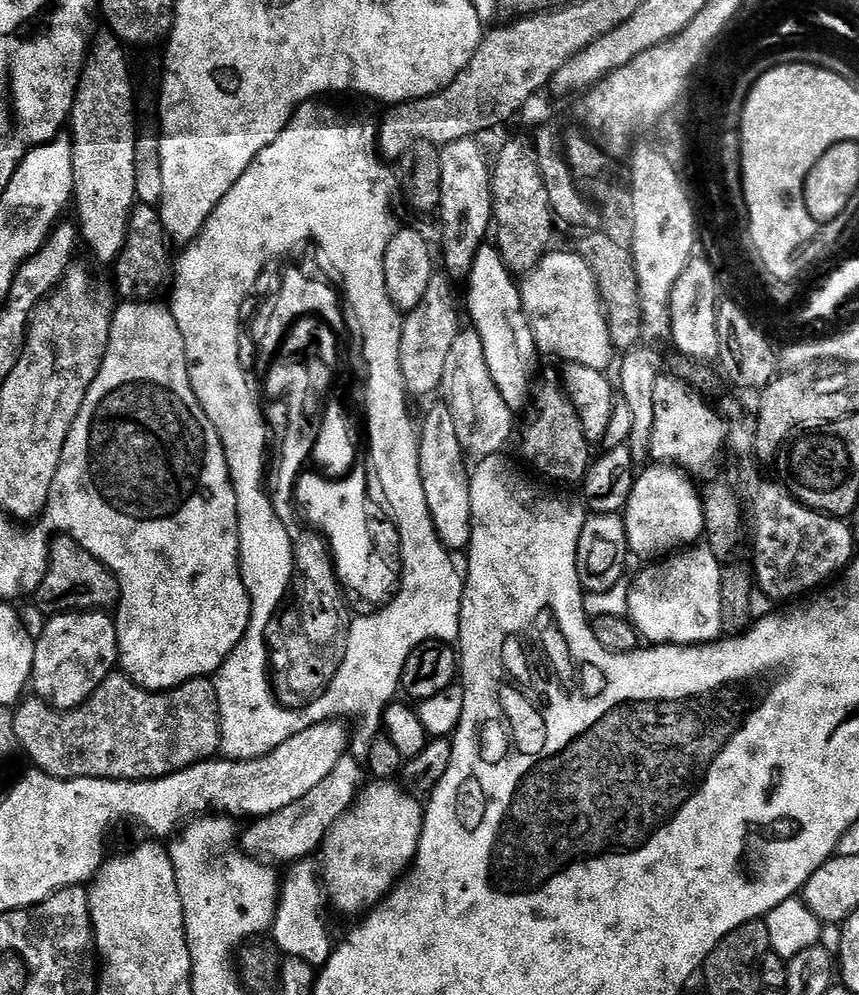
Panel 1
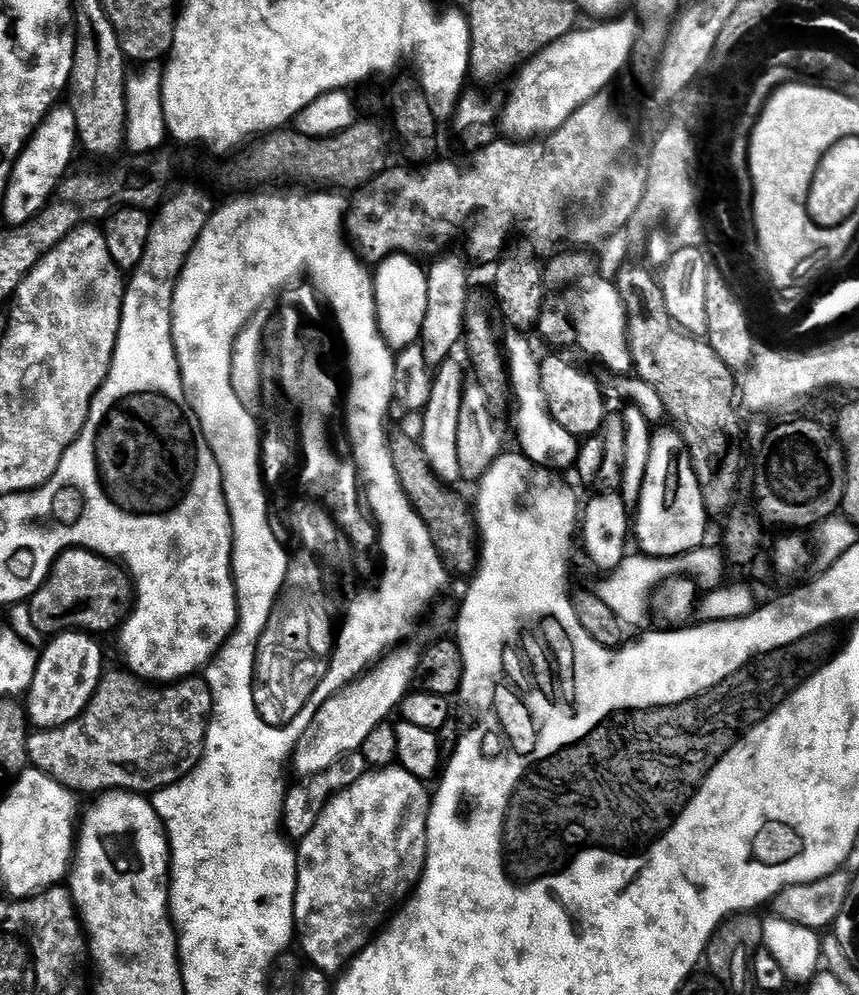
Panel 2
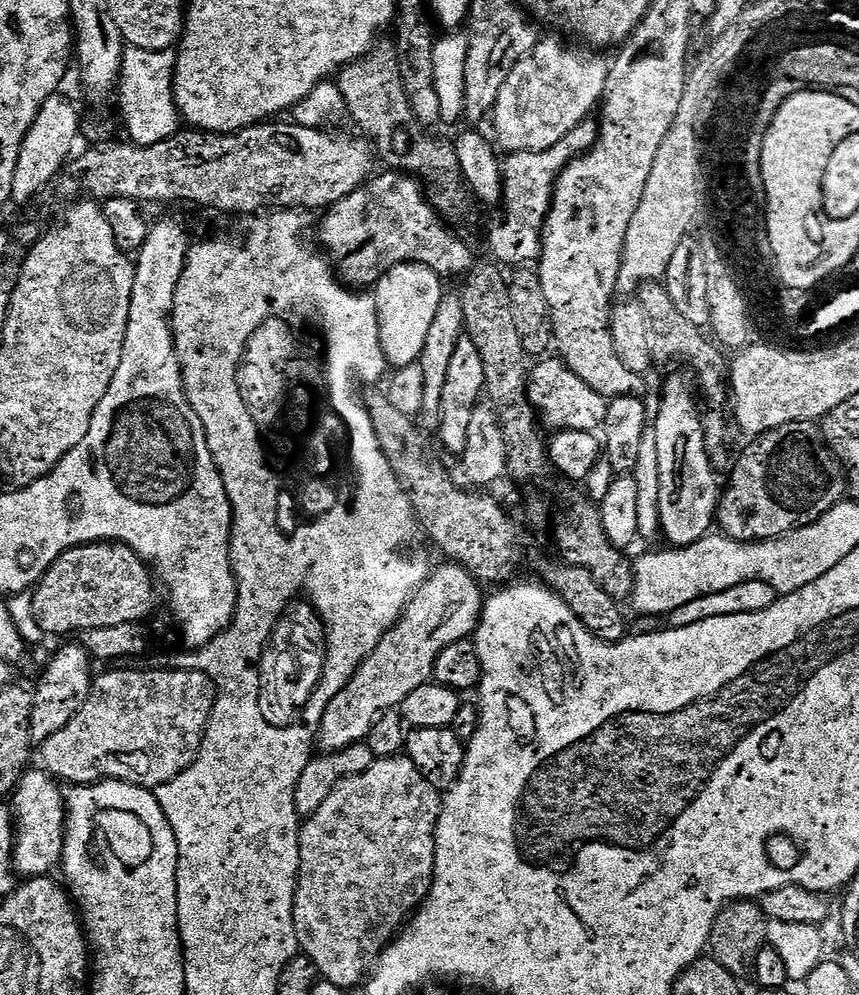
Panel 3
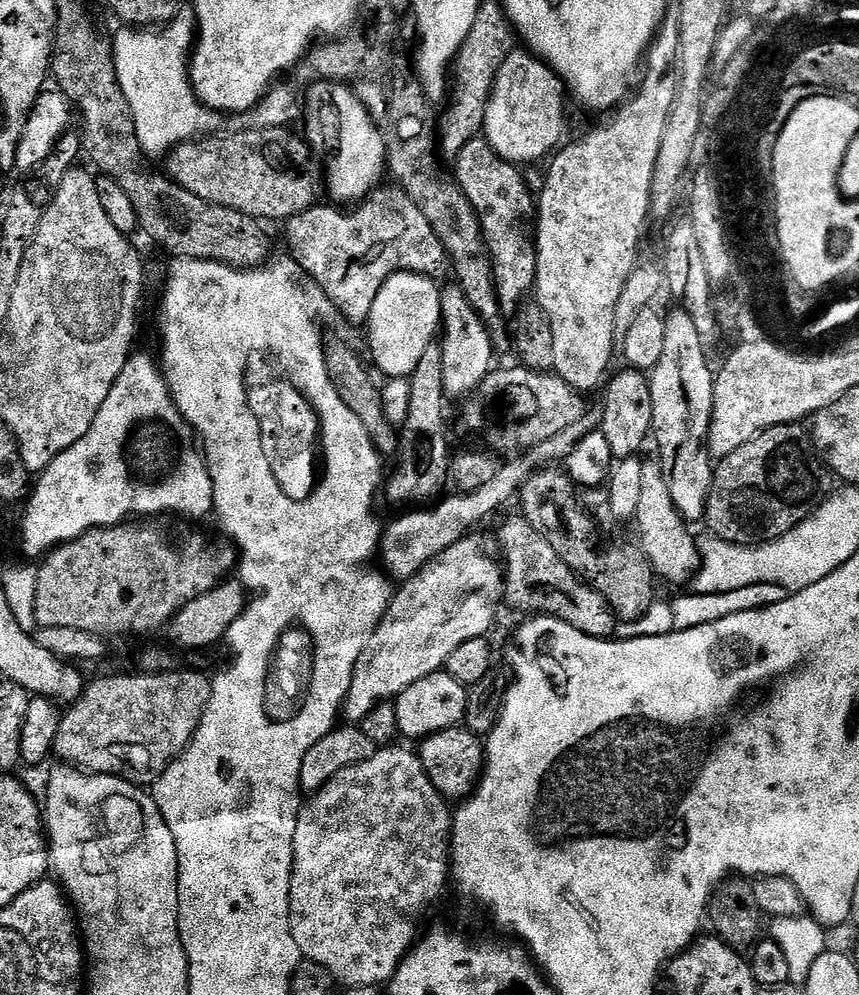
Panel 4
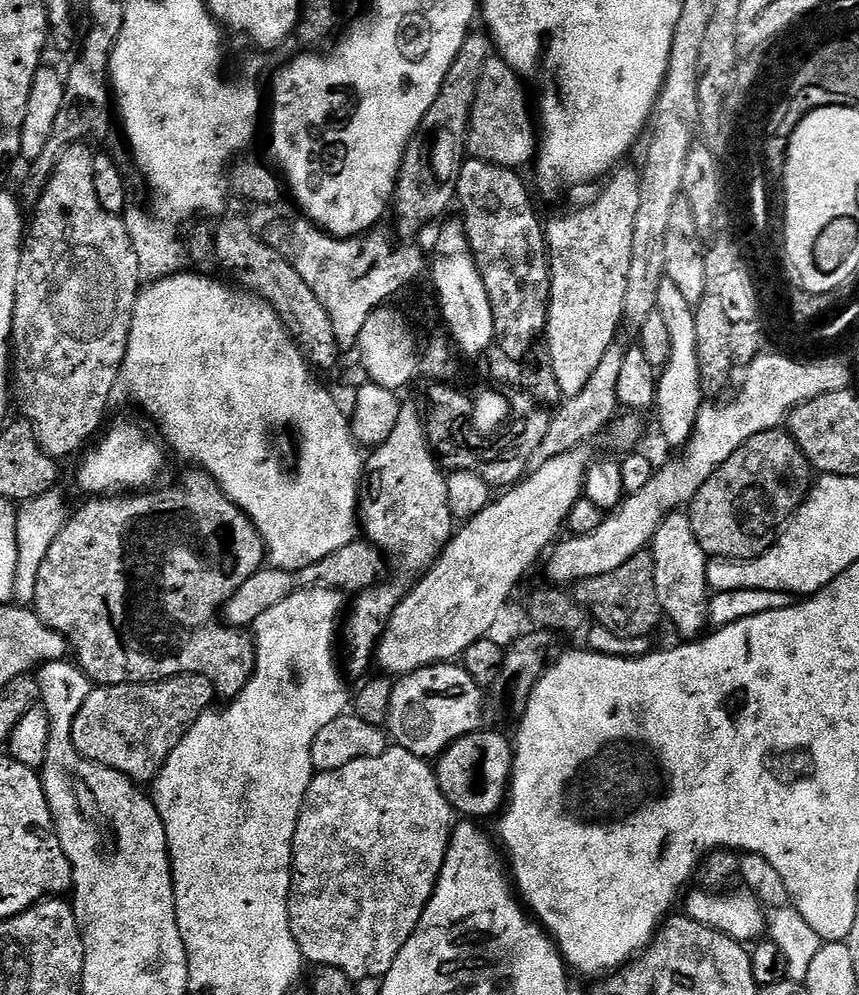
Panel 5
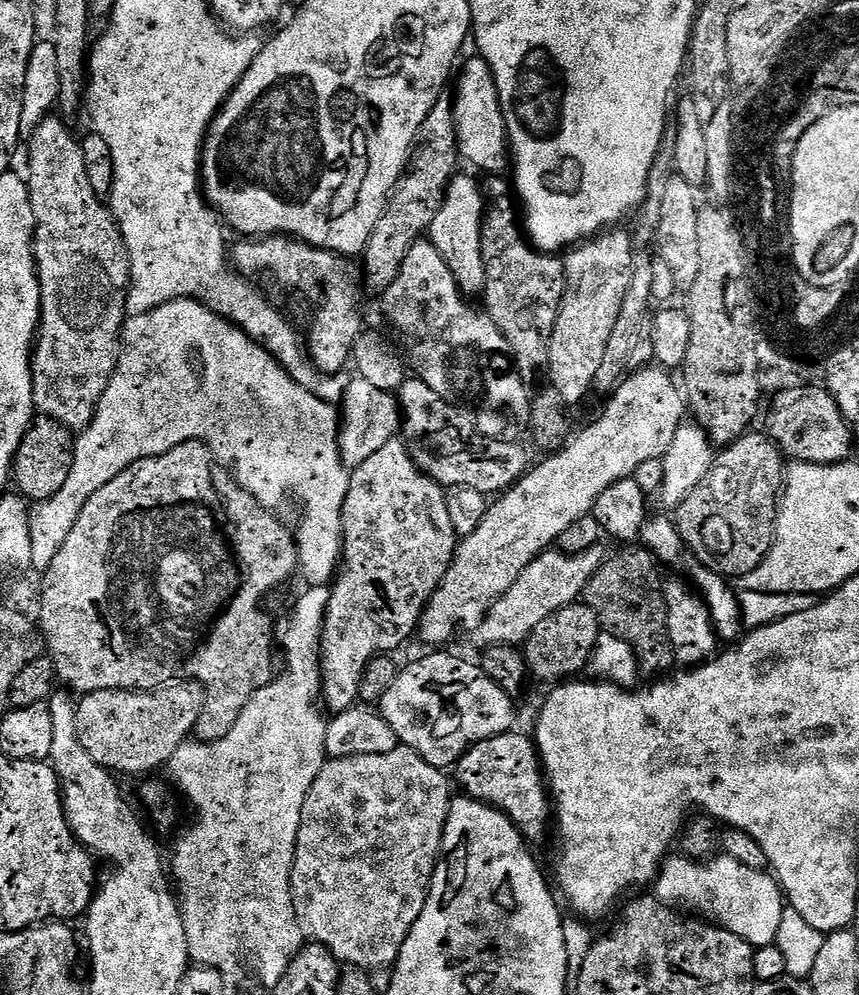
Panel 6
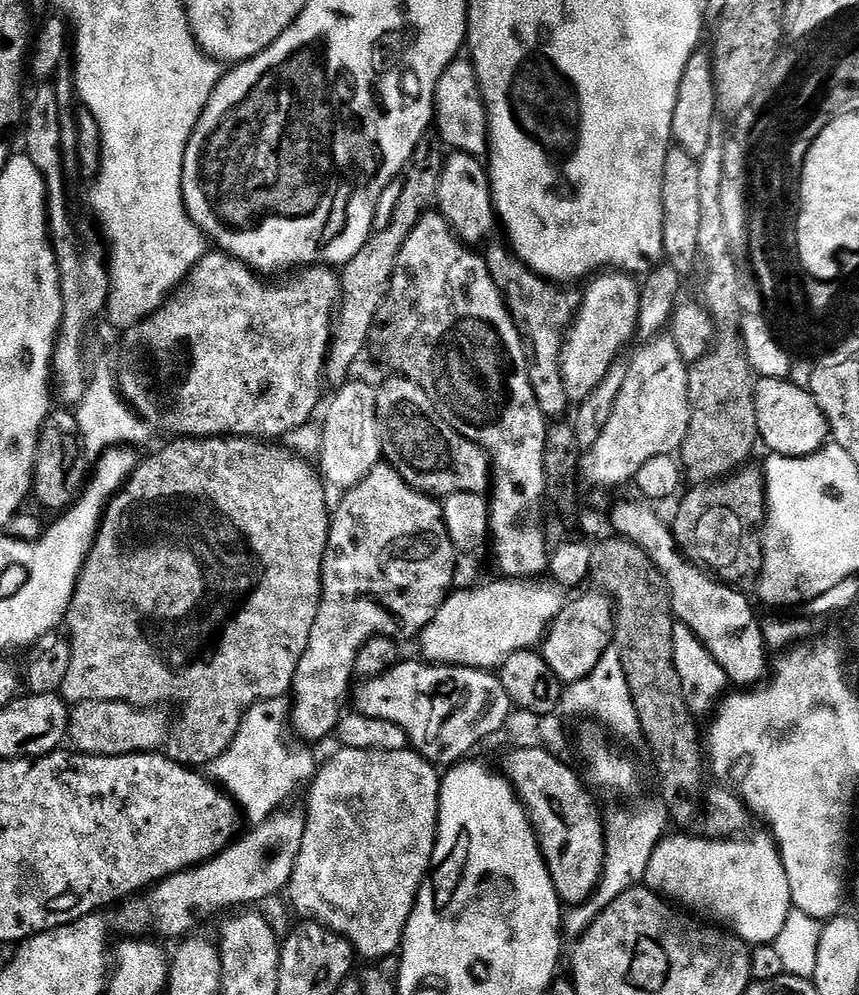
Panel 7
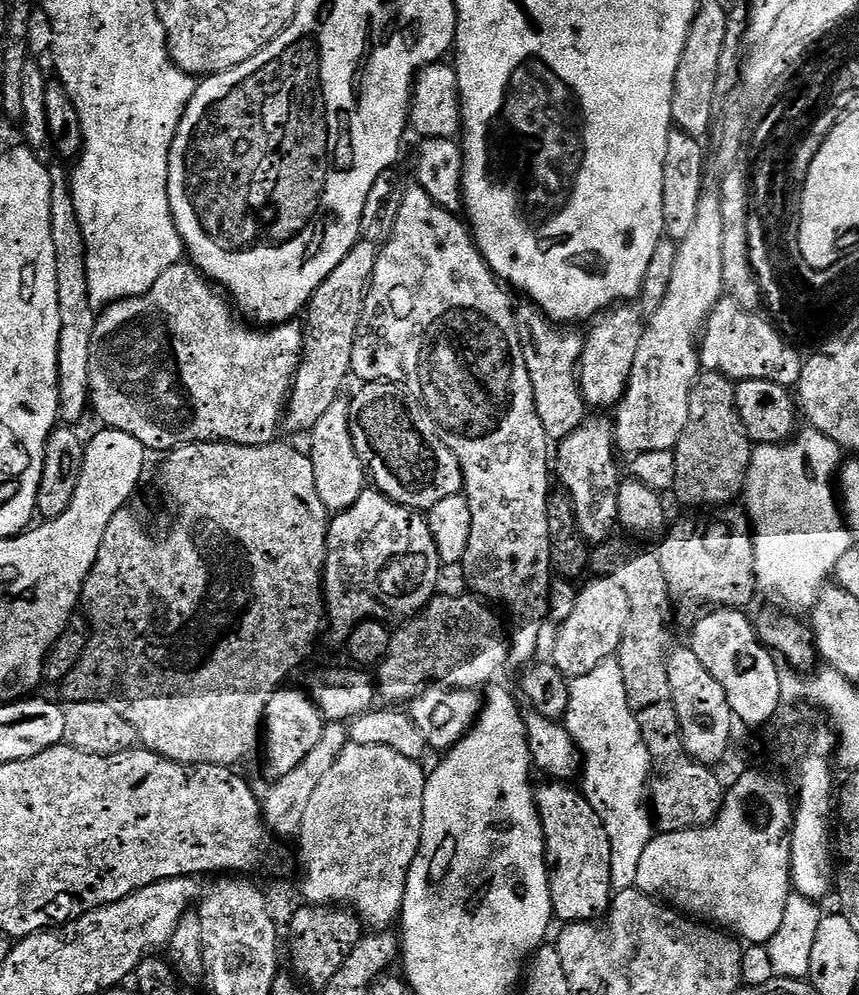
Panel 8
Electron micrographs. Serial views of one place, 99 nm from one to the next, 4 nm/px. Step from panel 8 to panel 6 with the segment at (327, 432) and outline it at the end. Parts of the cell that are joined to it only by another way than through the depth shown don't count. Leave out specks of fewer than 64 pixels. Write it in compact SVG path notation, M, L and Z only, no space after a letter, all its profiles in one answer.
M355 377L344 395L340 406L339 454L348 469L357 468L371 455L383 448L386 442L395 439L402 424L402 414L397 399L366 379Z

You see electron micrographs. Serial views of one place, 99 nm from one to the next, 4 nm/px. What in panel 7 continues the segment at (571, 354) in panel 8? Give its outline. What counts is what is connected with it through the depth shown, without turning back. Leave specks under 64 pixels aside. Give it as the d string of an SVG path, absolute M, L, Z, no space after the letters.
M504 242L494 245L486 252L486 259L490 274L512 314L516 329L530 345L528 373L534 386L534 398L538 398L538 406L544 411L545 417L563 417L563 412L570 407L570 401L562 382L560 355L564 349L564 337L572 327L572 321L576 319L576 311L580 309L581 289L576 286L561 286L540 276L519 260L511 247Z

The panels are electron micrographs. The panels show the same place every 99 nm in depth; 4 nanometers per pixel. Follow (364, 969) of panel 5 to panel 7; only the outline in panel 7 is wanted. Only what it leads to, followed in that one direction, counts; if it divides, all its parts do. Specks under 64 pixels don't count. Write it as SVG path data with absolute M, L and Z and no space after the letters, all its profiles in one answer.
M341 747L328 761L317 767L315 776L310 781L308 792L308 804L306 803L306 830L302 834L302 850L294 862L294 874L290 878L286 889L286 896L292 899L296 912L308 922L315 922L332 932L344 936L352 943L353 949L360 952L368 959L368 962L380 962L383 956L388 956L397 951L403 945L404 931L408 925L410 914L416 905L416 899L420 893L420 883L428 875L428 869L432 867L432 855L436 845L436 831L438 830L438 814L440 813L440 782L441 773L437 765L425 760L415 750L394 750L383 752L382 750L354 750Z

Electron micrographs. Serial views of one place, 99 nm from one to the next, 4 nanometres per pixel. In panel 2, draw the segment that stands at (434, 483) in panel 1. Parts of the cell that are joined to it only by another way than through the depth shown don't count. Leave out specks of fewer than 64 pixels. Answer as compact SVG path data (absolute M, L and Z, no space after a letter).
M456 358L445 360L439 365L432 379L430 402L426 402L426 406L422 409L424 421L420 424L418 447L424 452L433 474L445 486L453 486L452 484L465 479L462 462L458 462L458 418L462 414L462 394L465 383L463 366L456 361Z

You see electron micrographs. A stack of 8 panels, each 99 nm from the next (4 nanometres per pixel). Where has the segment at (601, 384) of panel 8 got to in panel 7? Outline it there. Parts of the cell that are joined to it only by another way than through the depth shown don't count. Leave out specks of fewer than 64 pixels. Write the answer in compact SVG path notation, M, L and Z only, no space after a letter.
M608 270L587 281L588 289L586 287L583 289L580 309L576 311L576 319L572 321L572 327L568 329L568 334L564 337L564 349L560 355L562 382L566 386L569 401L581 402L587 399L602 382L612 363L621 359L623 352L620 351L632 339L637 339L641 285L638 280L636 284L636 280L635 275L623 270Z

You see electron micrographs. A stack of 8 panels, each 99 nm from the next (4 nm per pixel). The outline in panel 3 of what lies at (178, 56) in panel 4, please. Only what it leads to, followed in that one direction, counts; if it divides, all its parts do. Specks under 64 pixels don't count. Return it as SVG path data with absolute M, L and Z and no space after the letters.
M125 47L120 60L118 100L124 124L128 127L127 139L141 148L170 138L181 127L182 117L176 109L176 96L172 93L174 56L171 51L151 52Z

